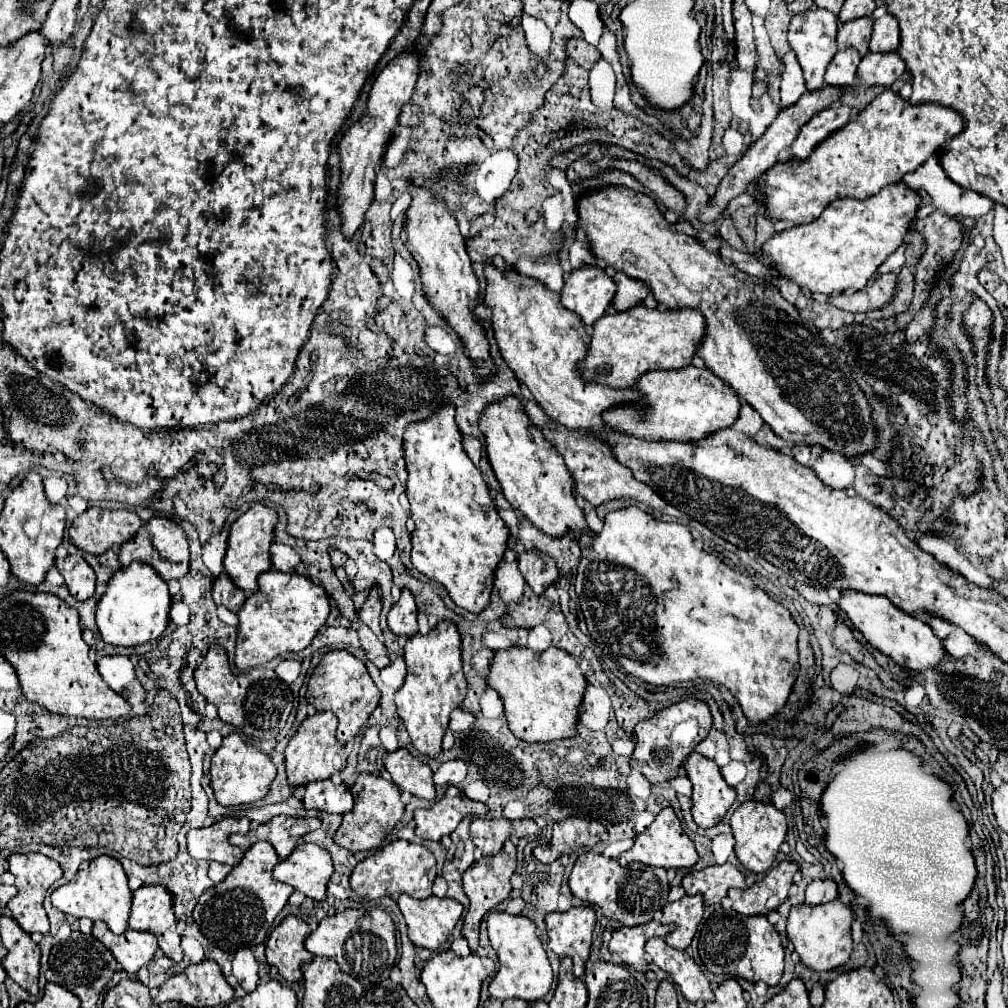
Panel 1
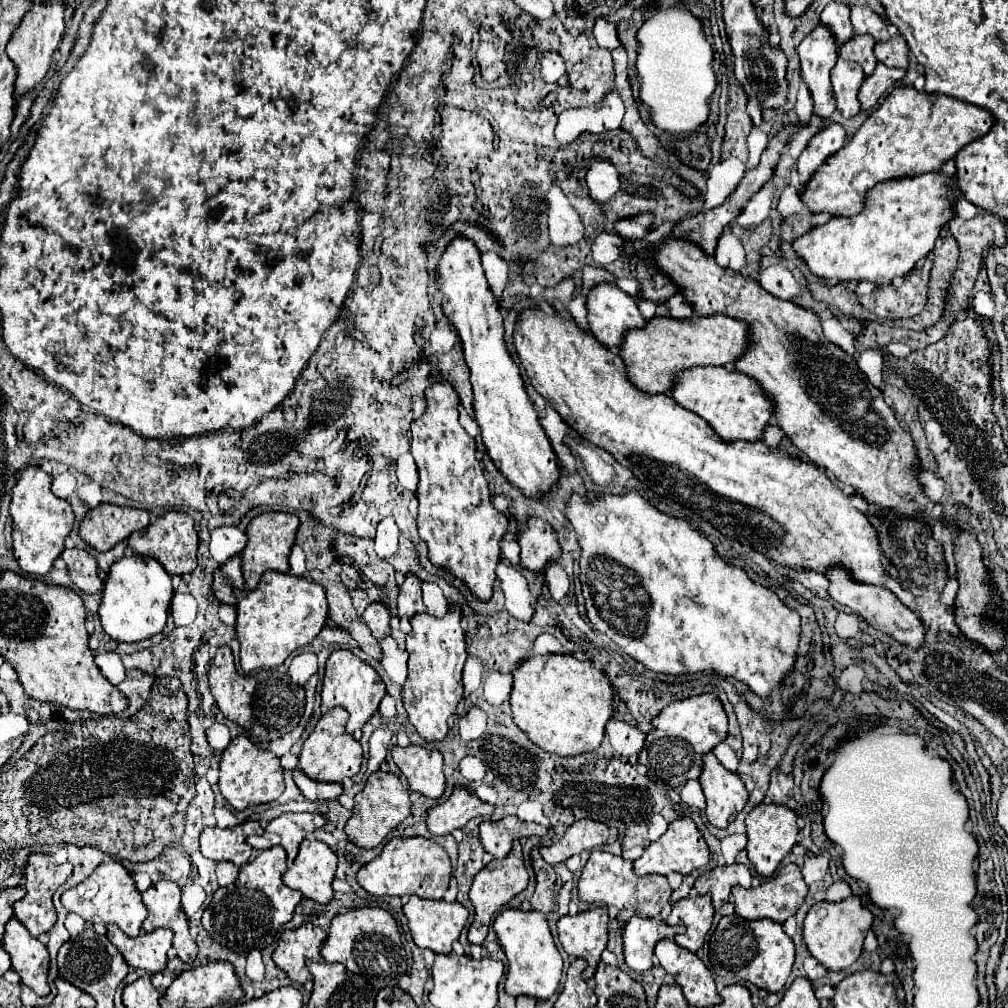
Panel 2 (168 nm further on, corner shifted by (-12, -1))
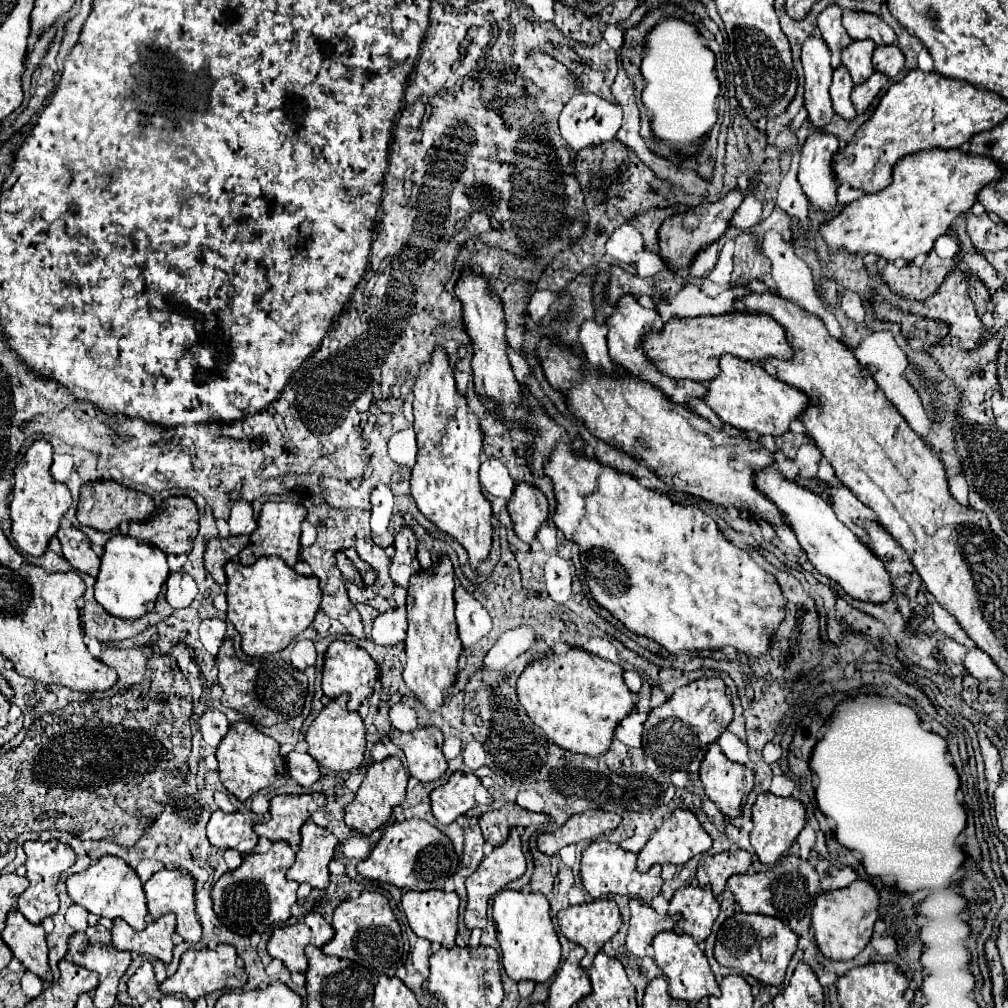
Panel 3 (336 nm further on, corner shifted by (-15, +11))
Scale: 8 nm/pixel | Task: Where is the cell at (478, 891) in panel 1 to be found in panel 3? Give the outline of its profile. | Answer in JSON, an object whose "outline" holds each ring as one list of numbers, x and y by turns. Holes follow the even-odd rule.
{"outline":[[516,828,510,830,508,840,502,846,496,846,476,868,476,872,466,880,466,892,468,892,468,906,464,912,464,924,468,930,472,928,484,928,486,926,486,906,488,906,488,898,494,896,496,892,500,892,508,882,520,878,526,872,526,858,522,854,520,848,520,836,516,832]]}

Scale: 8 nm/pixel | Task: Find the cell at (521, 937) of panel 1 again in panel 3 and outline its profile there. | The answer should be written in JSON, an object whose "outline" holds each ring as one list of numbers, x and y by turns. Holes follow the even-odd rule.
{"outline":[[502,890,492,904,492,918,496,924,496,936,502,950,504,972,520,982,546,982,560,966,560,942,550,918,550,904,542,892,518,892]]}

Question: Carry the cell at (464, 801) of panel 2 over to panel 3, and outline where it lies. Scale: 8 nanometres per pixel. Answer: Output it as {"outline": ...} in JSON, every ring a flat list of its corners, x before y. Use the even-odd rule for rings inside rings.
{"outline":[[454,772,446,784,434,788,430,800,432,812,440,824,452,824,478,804,492,804,492,796,482,782,474,774,464,772]]}

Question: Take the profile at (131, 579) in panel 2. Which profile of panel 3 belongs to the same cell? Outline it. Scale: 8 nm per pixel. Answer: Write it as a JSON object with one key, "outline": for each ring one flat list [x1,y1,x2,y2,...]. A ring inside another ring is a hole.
{"outline":[[116,534,104,544,104,554,100,558,100,572,94,584,94,598,102,608,106,608,114,616,126,620,140,618,154,608,168,574,170,570,166,564,166,554,160,548,136,540,132,536]]}

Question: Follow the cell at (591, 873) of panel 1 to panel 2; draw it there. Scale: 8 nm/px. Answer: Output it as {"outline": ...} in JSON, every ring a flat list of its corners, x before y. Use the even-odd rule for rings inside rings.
{"outline":[[591,852,581,878,579,878,579,900,587,904,601,904,601,906,615,906,619,910,627,910,635,916,655,918,661,914,663,906,671,898,671,886,667,876,661,874,647,874,637,876,633,872,633,862,623,860,621,856,613,856,609,852]]}

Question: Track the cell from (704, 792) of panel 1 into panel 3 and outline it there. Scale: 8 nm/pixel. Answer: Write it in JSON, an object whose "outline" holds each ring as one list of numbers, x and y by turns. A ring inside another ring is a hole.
{"outline":[[712,742,698,772,706,796,728,818,742,814,742,802,754,784,754,772,744,764,728,760,720,746]]}

